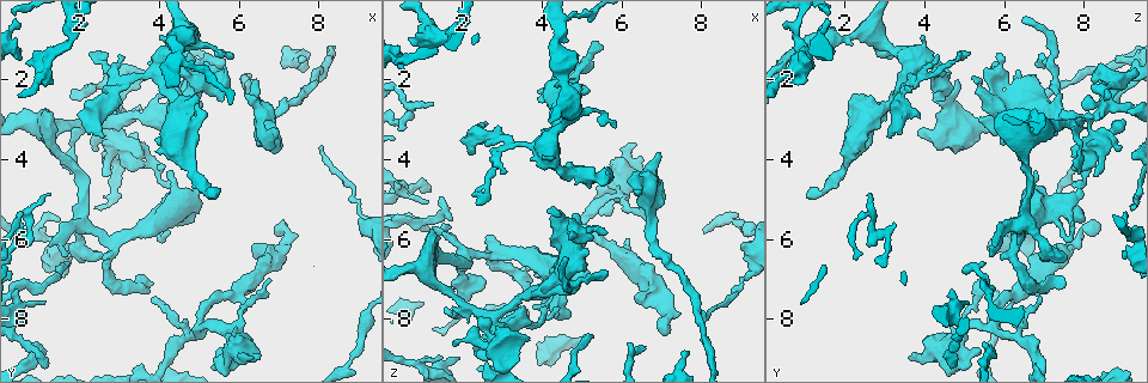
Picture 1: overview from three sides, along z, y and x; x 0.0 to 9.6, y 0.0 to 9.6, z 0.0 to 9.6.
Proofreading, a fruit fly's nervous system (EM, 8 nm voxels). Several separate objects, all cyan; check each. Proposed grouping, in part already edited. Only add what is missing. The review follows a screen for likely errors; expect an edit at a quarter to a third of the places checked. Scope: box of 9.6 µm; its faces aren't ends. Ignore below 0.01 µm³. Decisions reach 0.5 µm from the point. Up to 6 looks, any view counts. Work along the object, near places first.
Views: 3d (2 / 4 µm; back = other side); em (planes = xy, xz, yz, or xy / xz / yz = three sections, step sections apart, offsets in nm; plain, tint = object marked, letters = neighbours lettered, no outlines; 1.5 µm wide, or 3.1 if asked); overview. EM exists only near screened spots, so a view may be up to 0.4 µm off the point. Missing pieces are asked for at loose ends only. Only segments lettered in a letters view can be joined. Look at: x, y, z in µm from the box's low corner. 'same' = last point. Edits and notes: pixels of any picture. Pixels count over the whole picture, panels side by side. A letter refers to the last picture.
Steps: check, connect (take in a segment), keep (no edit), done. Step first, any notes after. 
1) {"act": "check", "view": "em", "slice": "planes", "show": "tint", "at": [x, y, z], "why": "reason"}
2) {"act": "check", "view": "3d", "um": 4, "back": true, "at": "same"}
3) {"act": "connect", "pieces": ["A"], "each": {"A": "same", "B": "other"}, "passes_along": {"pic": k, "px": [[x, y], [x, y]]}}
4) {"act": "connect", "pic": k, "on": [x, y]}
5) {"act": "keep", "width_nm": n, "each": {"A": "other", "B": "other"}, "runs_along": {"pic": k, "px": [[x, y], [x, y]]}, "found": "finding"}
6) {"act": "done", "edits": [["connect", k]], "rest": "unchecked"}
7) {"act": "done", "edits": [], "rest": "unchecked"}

{"act": "check", "view": "3d", "um": 4, "at": [1.25, 4.80, 2.60], "why": "an open end"}

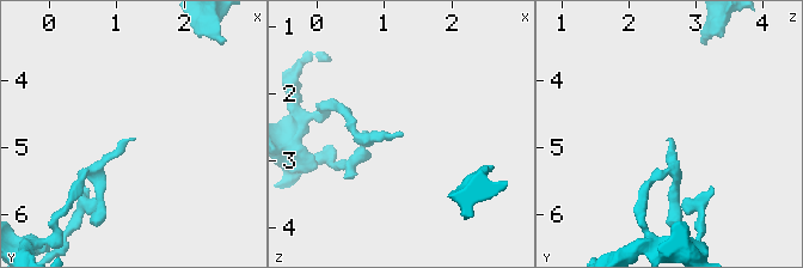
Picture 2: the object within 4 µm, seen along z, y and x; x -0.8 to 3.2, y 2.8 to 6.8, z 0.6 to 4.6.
{"act": "check", "view": "em", "slice": "yz", "step": 8, "show": "tint", "at": [1.25, 4.90, 2.55]}

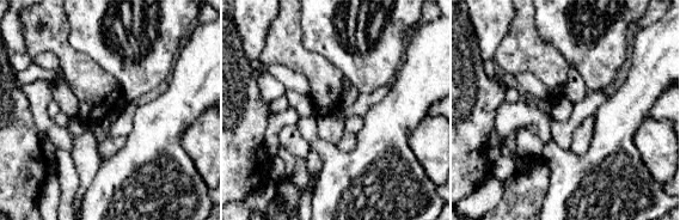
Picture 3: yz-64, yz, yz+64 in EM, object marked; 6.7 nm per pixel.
{"act": "check", "view": "em", "slice": "planes", "show": "letters", "at": "same"}

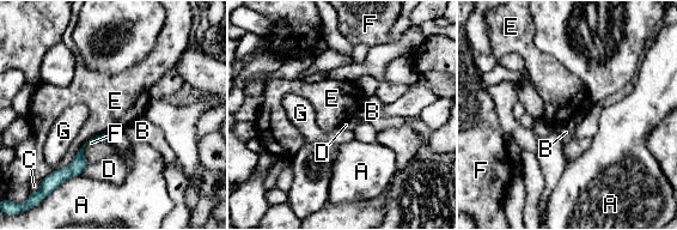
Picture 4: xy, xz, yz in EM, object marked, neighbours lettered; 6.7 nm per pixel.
{"act": "keep", "each": {"A": "other", "B": "other", "C": "other", "D": "other", "E": "other", "F": "other", "G": "other"}, "runs_along": {"pic": 4, "px": [[111, 135], [90, 139], [55, 181]]}, "found": "no lettered segment goes on from it"}

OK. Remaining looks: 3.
{"act": "check", "view": "em", "slice": "xz", "step": 8, "show": "letters", "at": [1.25, 9.15, 4.75], "why": "thin end"}

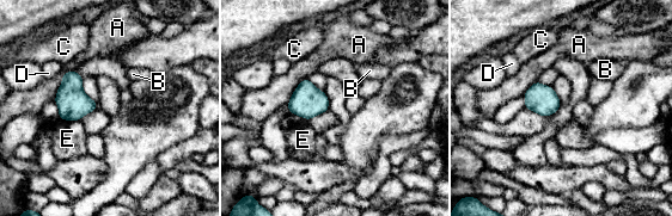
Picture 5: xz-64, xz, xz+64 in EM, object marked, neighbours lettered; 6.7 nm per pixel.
{"act": "keep", "each": {"A": "other", "B": "other", "C": "other", "D": "other", "E": "other"}, "border": {"pic": 5, "px": [[59, 117], [79, 121]]}, "found": "no lettered segment goes on from it"}

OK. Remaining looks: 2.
{"act": "done", "edits": [], "rest": "unchecked"}

